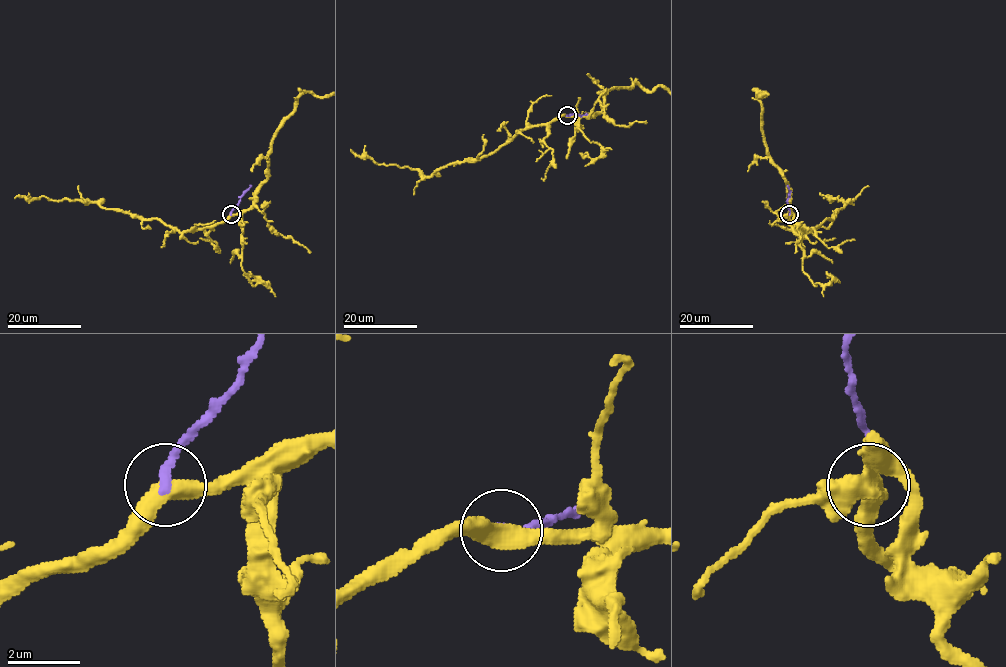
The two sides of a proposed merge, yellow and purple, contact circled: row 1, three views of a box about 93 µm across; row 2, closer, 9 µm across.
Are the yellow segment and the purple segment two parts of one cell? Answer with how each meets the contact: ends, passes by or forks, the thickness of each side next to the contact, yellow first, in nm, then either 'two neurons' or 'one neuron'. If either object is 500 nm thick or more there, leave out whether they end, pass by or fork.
yellow passes by; purple ends there; 480 nm thick on the yellow side, 200 nm on the other; two neurons

